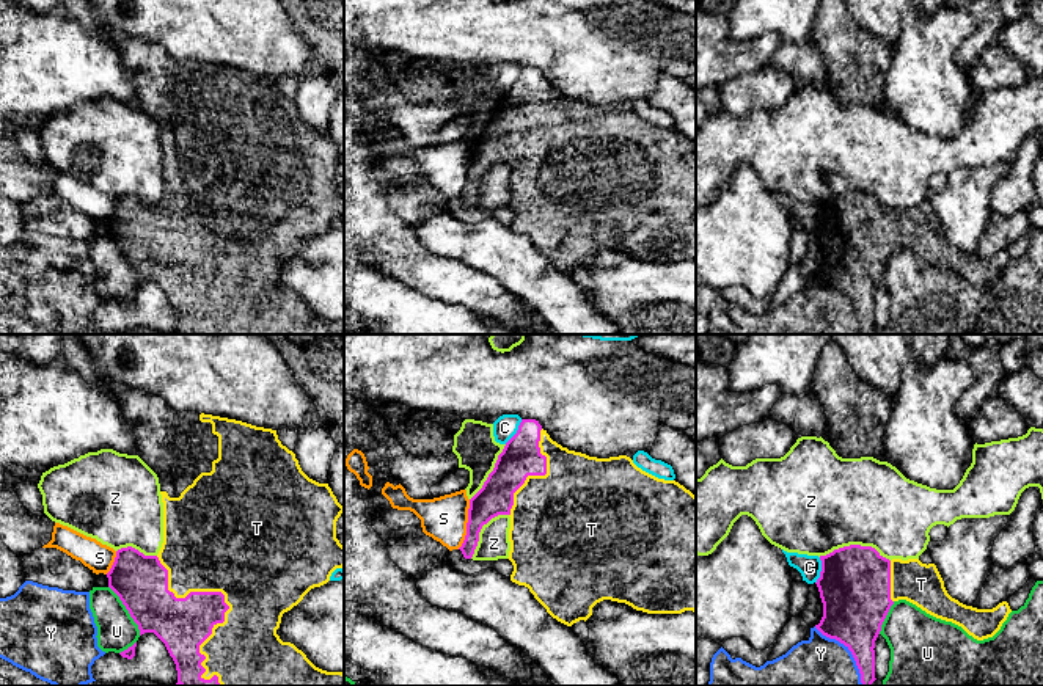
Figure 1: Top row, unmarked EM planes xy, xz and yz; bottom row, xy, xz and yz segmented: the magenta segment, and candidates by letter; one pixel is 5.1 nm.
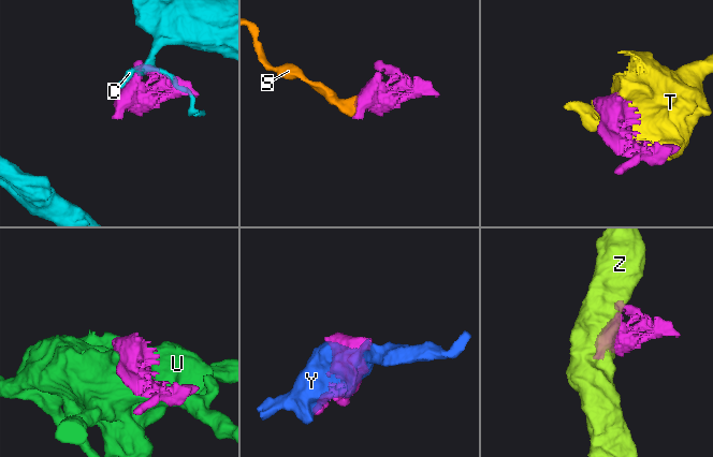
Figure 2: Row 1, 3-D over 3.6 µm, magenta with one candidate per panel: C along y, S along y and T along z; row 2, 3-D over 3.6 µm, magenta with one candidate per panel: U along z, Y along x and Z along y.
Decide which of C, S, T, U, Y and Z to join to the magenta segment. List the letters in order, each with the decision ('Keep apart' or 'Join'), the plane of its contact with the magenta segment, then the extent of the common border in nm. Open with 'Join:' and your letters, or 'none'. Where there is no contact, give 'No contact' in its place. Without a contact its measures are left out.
Join: T
C: Keep apart. Touches magenta in yz. Shared border 140 nm
S: Keep apart. Touches magenta in xz. Shared border 260 nm
T: Join. Touches magenta in xy. Shared border 750 nm
U: Keep apart. Touches magenta in xy. Shared border 300 nm
Y: Keep apart. Touches magenta in yz. Shared border 400 nm
Z: Keep apart. Touches magenta in yz. Shared border 360 nm

